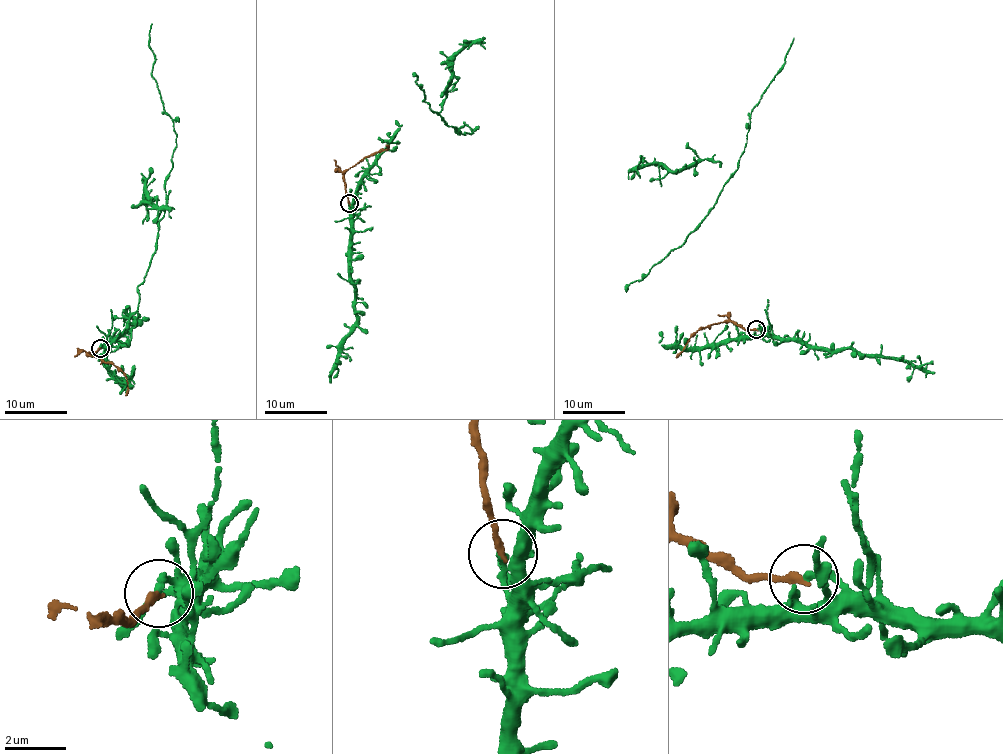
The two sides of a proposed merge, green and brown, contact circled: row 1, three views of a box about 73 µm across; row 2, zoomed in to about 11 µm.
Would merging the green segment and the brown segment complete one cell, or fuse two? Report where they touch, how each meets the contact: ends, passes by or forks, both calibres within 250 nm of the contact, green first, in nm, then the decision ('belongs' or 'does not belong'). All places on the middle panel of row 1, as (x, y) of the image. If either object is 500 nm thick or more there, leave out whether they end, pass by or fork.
(349, 203) | green ends | brown ends | 240/240 nm | does not belong

